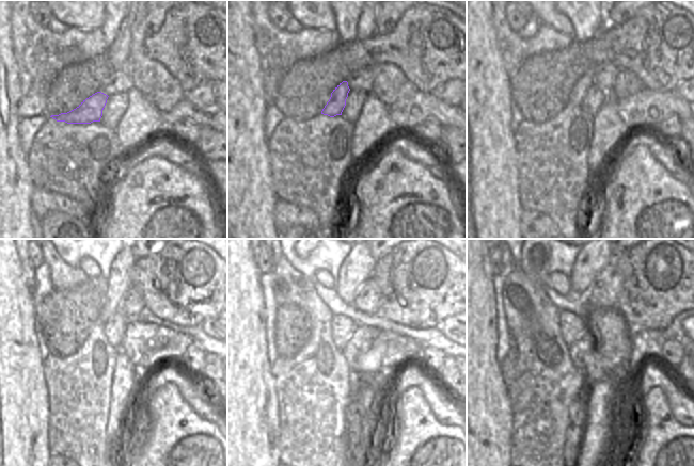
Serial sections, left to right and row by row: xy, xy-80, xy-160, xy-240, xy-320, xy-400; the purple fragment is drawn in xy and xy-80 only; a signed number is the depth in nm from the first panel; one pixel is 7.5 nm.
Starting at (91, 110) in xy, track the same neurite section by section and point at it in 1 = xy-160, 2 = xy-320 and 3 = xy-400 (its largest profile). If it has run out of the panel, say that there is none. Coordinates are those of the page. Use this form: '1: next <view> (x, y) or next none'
1: next xy-160 (581, 87)
2: next xy-320 (357, 267)
3: next xy-400 (590, 260)

